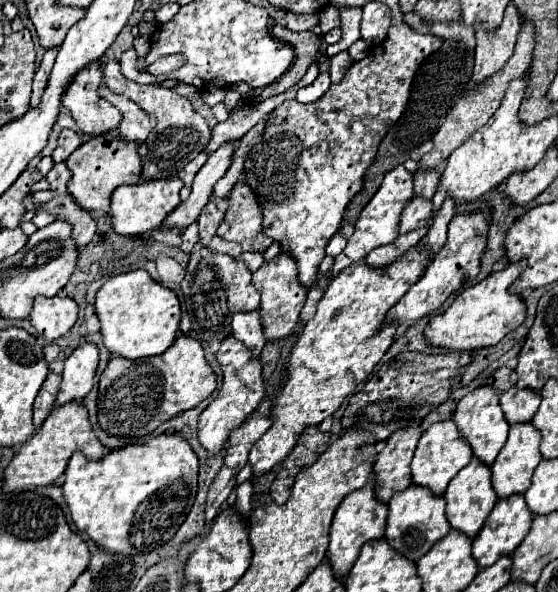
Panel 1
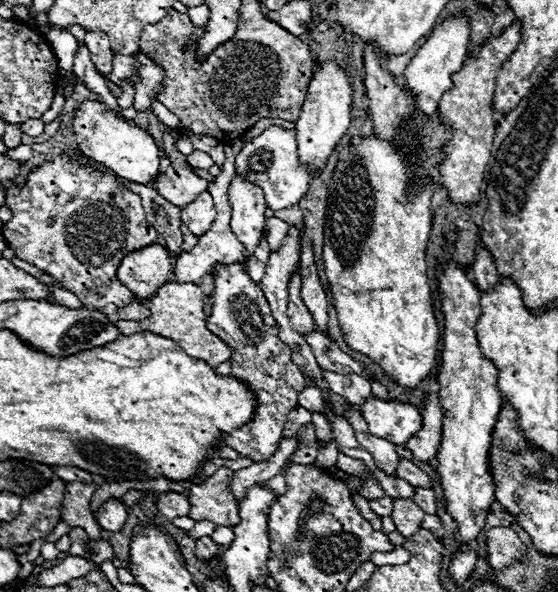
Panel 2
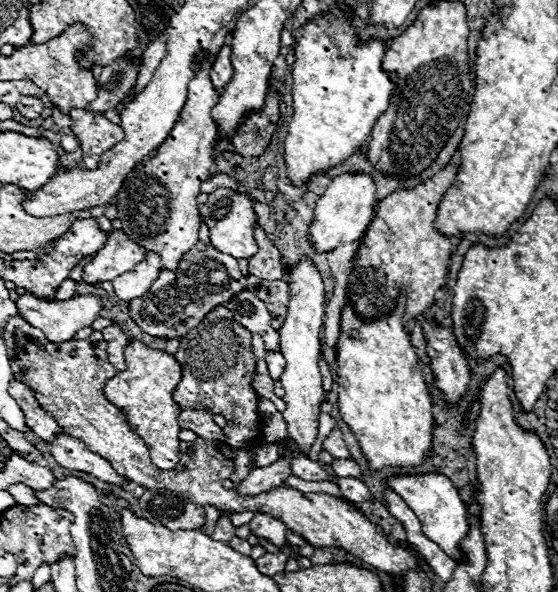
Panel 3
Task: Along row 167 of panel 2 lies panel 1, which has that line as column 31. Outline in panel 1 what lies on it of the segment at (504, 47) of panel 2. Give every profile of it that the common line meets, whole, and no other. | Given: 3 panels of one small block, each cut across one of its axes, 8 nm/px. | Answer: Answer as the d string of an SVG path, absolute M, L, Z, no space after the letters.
M68 402L64 406L56 406L50 416L44 420L42 428L34 432L34 436L20 448L20 452L10 460L4 470L4 492L14 492L26 486L48 486L66 470L70 456L80 450L88 460L100 460L104 454L102 444L92 432L88 422L88 412L82 404Z

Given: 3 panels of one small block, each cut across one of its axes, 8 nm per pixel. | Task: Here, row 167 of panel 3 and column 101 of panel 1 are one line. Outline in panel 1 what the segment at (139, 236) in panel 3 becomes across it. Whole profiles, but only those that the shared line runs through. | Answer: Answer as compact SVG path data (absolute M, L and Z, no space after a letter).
M116 130L104 136L96 136L90 142L82 144L78 150L72 152L66 164L72 172L72 178L68 180L68 192L74 196L76 204L80 204L86 212L102 214L110 210L112 192L122 184L138 184L142 170L142 160L136 152L136 144L124 142Z

